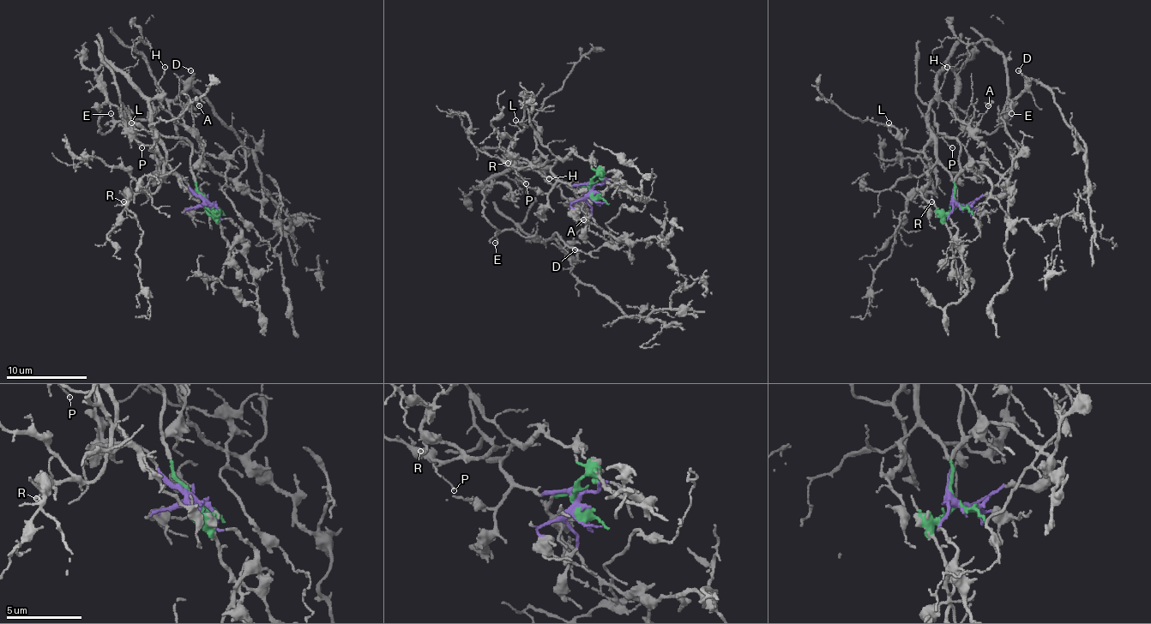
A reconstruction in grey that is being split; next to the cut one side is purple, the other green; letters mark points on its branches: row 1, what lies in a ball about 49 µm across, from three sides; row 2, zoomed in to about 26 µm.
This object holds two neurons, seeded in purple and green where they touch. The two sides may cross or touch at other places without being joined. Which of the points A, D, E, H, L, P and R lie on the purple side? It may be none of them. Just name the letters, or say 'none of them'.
A, E, H, L, P, R

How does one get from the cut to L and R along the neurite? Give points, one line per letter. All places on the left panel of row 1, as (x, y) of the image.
L: (207, 204), (151, 148), (153, 134), (139, 130), (131, 122)
R: (207, 204), (167, 164), (161, 184), (153, 192), (129, 192), (123, 202)

